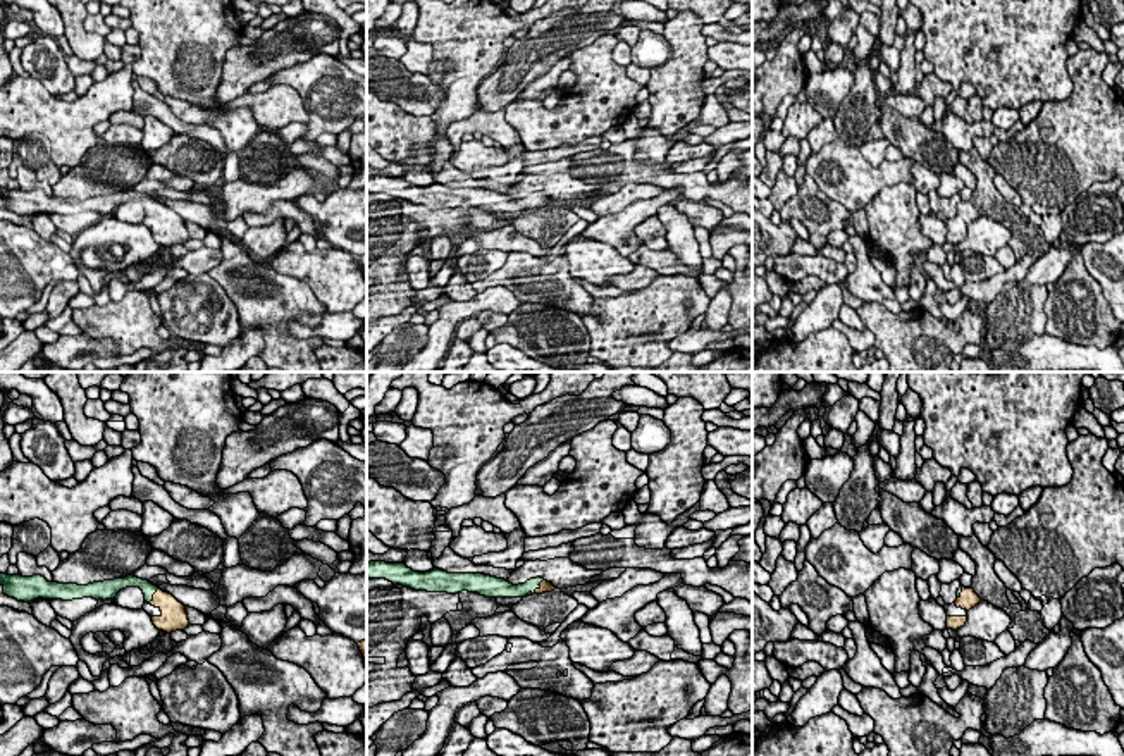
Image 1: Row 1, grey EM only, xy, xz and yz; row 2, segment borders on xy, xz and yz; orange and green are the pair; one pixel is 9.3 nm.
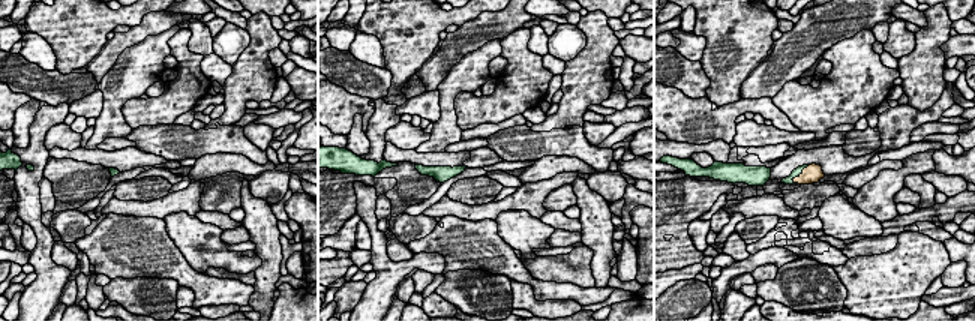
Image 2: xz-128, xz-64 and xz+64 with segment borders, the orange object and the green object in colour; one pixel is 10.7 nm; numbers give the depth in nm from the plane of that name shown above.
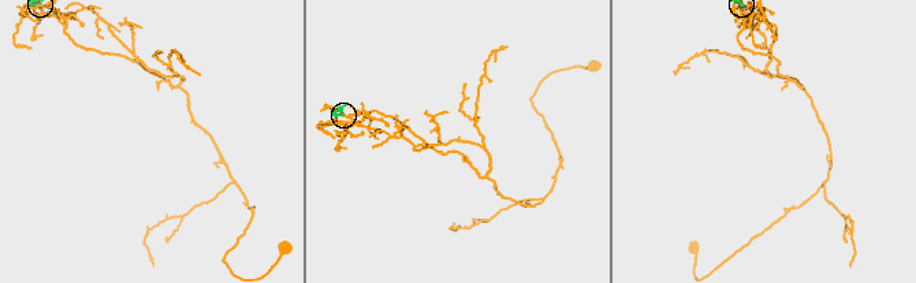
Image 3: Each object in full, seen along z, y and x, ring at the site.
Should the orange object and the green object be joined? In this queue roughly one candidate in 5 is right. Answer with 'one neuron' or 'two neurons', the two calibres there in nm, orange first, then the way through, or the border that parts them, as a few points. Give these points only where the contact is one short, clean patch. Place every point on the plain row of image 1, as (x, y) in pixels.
one neuron | 220/130 nm | across xy (174, 228), (154, 210), (148, 204)

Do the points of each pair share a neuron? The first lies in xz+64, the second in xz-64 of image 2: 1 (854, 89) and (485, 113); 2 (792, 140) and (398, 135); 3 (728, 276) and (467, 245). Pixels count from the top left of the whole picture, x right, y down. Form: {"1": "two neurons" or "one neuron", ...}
{"1": "one neuron", "2": "one neuron", "3": "two neurons"}

